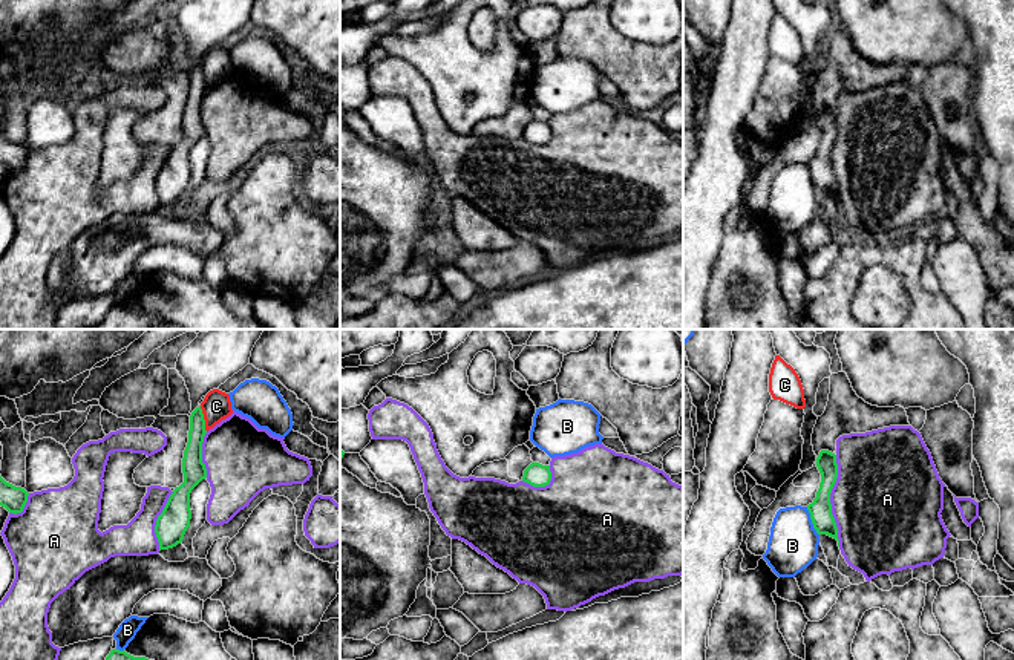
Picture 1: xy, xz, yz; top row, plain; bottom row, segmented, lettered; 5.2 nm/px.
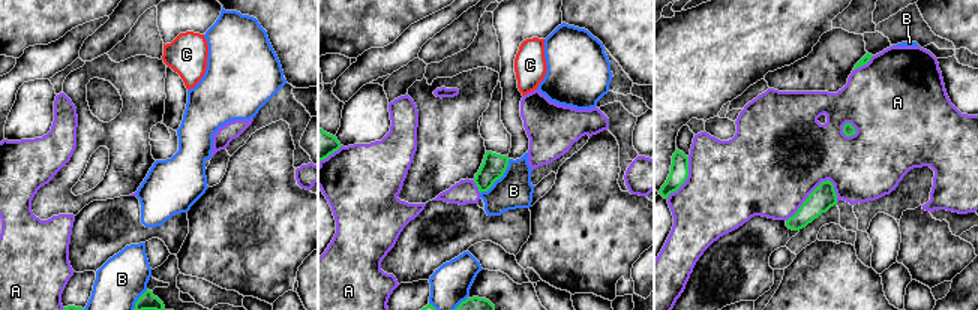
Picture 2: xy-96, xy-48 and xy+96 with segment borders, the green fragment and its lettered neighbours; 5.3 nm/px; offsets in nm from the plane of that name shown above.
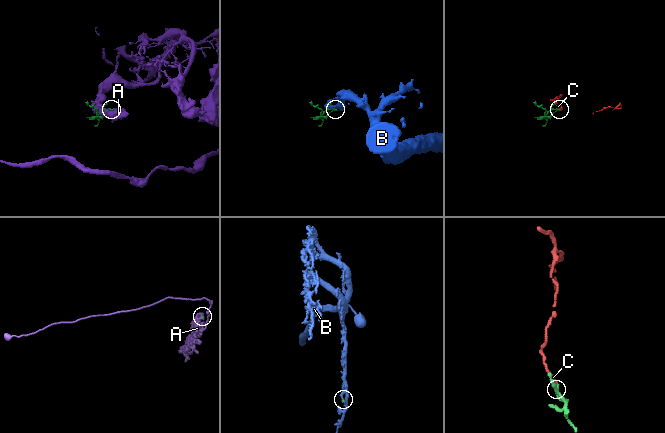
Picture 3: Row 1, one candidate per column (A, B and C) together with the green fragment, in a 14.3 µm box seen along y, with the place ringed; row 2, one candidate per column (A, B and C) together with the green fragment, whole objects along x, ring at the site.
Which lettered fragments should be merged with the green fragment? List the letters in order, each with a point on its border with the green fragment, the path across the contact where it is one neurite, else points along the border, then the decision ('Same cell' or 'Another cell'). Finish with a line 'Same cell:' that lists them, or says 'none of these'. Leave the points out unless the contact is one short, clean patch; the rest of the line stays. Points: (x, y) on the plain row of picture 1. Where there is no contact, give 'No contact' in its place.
A: Touches green at yz (829, 158). Another cell
B: Touches green at yz (812, 178). Another cell
C: Touches green at xy (202, 75). Boundary: xy (199, 63), (207, 88). Another cell
Same cell: none of these

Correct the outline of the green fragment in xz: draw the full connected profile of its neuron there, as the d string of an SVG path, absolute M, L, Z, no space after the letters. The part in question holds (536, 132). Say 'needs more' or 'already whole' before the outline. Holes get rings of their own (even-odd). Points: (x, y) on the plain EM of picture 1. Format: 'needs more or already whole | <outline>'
already whole | M532 119L525 127L522 138L533 144L545 144L551 138L550 123Z

